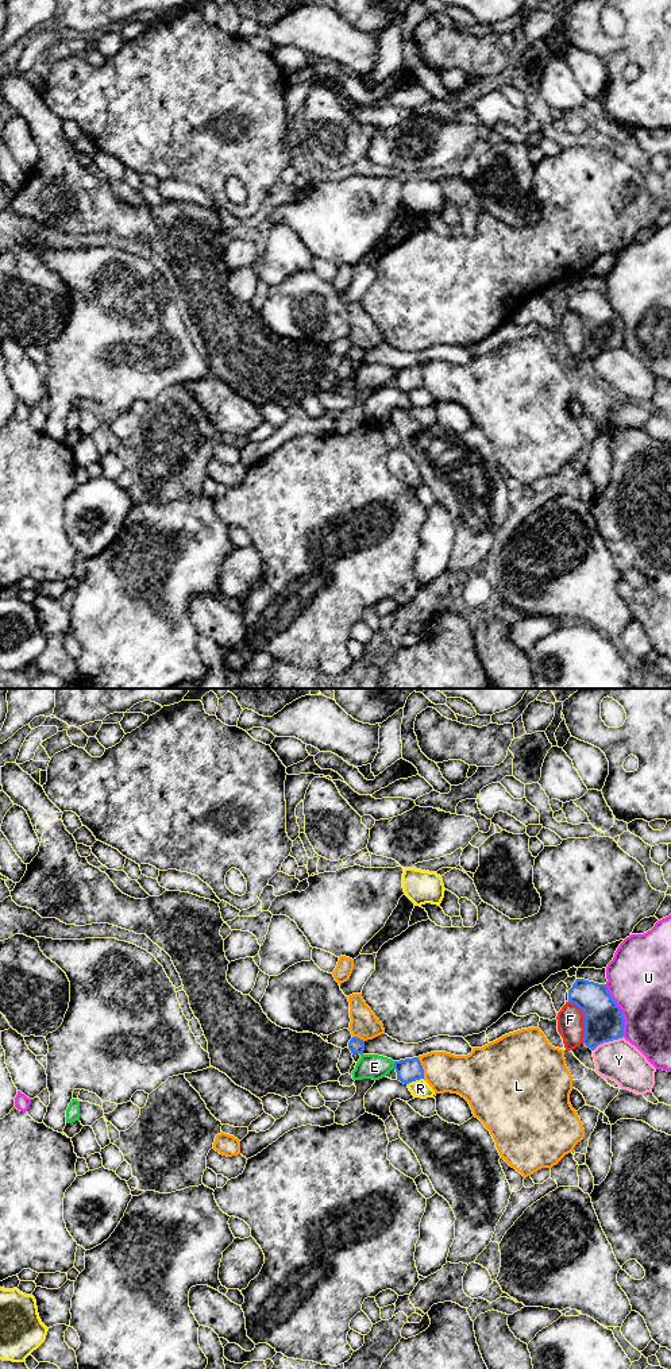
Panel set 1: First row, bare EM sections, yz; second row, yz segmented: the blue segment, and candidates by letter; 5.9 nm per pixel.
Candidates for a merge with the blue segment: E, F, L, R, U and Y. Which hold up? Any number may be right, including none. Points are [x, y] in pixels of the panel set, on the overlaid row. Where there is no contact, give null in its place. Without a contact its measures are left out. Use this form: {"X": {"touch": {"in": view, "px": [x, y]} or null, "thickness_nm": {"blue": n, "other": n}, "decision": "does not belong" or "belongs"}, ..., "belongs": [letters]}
{"E": {"touch": {"in": "yz", "px": [394, 1065]}, "thickness_nm": {"blue": 140, "other": 150}, "decision": "does not belong"}, "F": {"touch": {"in": "yz", "px": [585, 1021]}, "thickness_nm": {"blue": 240, "other": 160}, "decision": "does not belong"}, "L": {"touch": {"in": "yz", "px": [421, 1068]}, "thickness_nm": {"blue": 140, "other": 240}, "decision": "does not belong"}, "R": {"touch": {"in": "yz", "px": [415, 1080]}, "thickness_nm": {"blue": 140, "other": 110}, "decision": "does not belong"}, "U": {"touch": {"in": "yz", "px": [621, 1010]}, "thickness_nm": {"blue": 240, "other": 380}, "decision": "does not belong"}, "Y": {"touch": {"in": "yz", "px": [608, 1041]}, "thickness_nm": {"blue": 240, "other": 240}, "decision": "does not belong"}, "belongs": []}

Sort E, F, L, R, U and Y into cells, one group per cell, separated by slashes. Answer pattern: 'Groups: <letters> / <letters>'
Groups: E / F / L / R / U / Y

